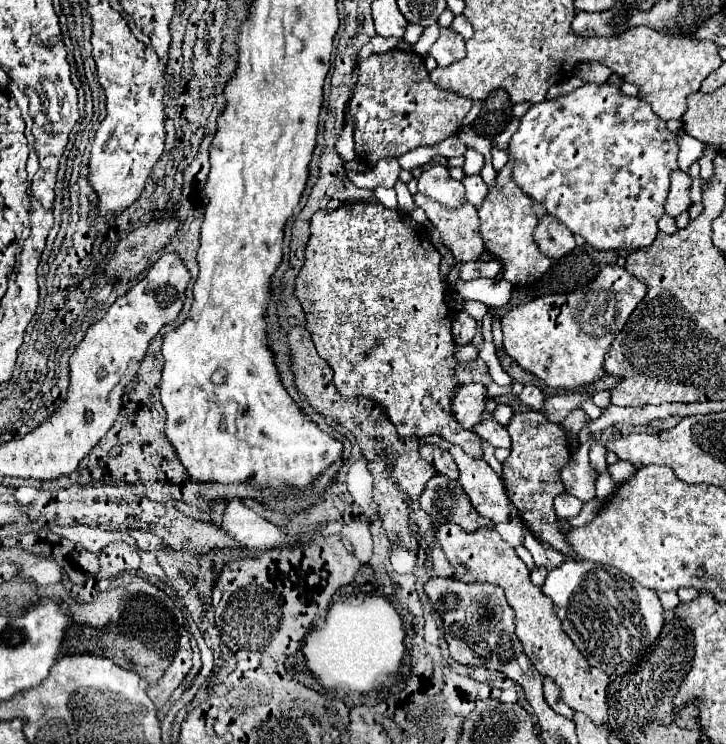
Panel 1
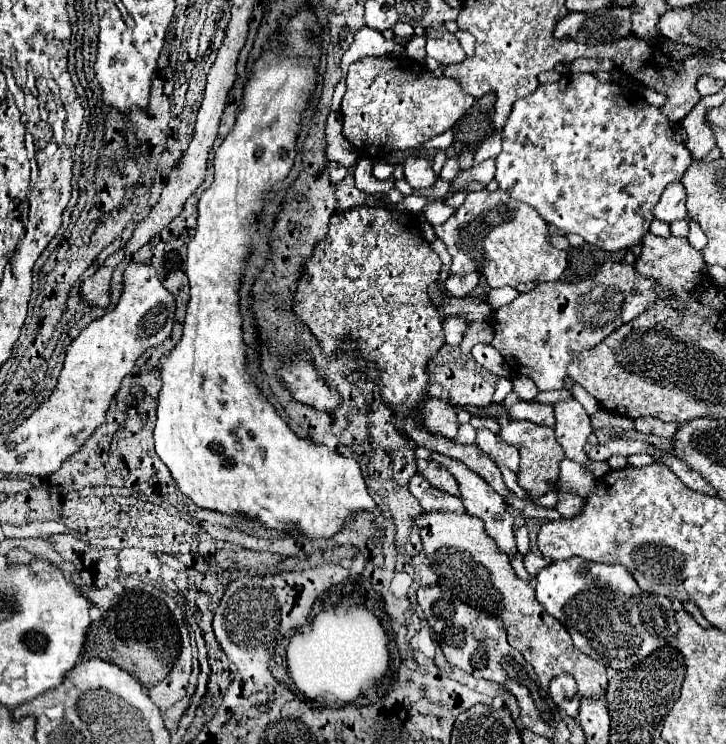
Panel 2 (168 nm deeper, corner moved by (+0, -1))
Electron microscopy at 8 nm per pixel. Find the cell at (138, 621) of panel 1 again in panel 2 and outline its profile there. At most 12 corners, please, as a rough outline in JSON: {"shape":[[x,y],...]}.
{"shape":[[126,591],[92,621],[84,659],[100,657],[144,687],[180,653],[164,601]]}

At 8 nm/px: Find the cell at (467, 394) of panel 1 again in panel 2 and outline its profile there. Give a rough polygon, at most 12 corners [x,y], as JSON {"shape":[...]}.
{"shape":[[448,399],[420,405],[430,433],[456,437],[458,407]]}

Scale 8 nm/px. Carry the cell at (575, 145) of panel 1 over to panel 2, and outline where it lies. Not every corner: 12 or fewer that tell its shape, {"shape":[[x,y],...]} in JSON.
{"shape":[[566,73],[514,103],[500,189],[598,249],[642,243],[680,125]]}

